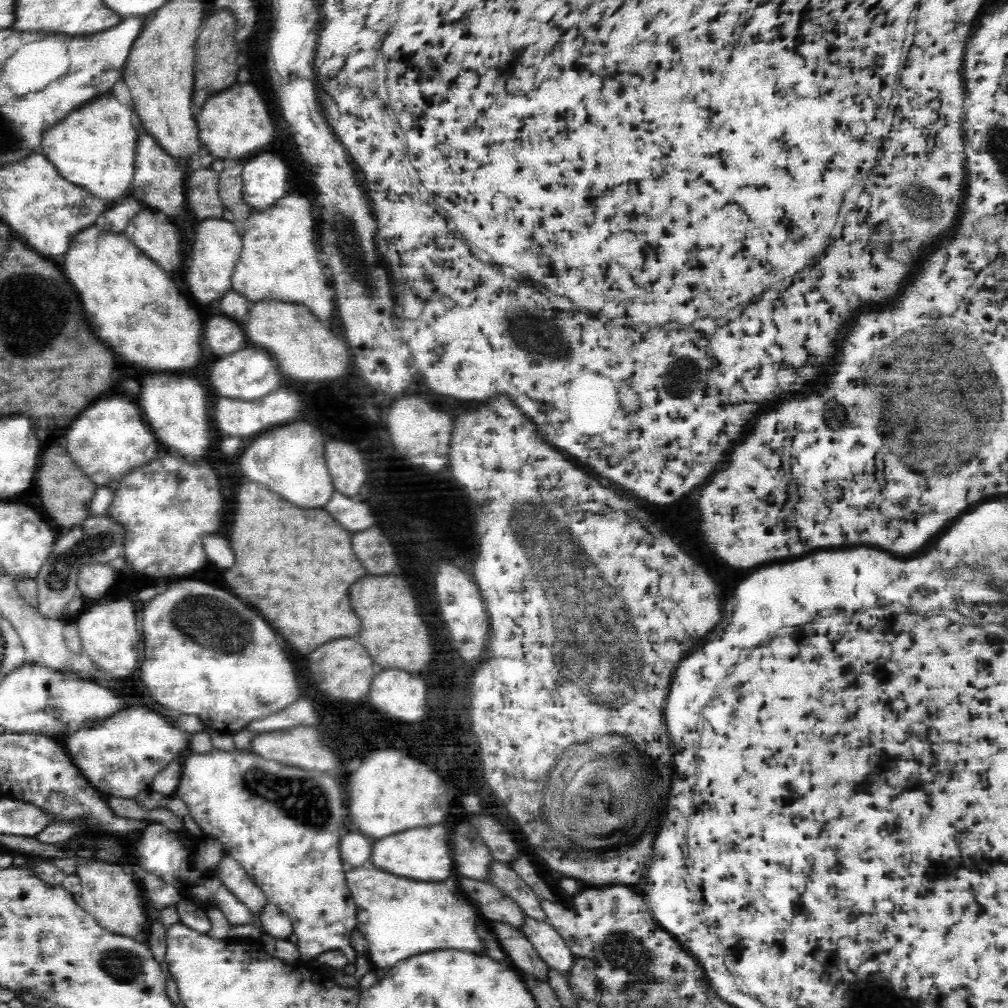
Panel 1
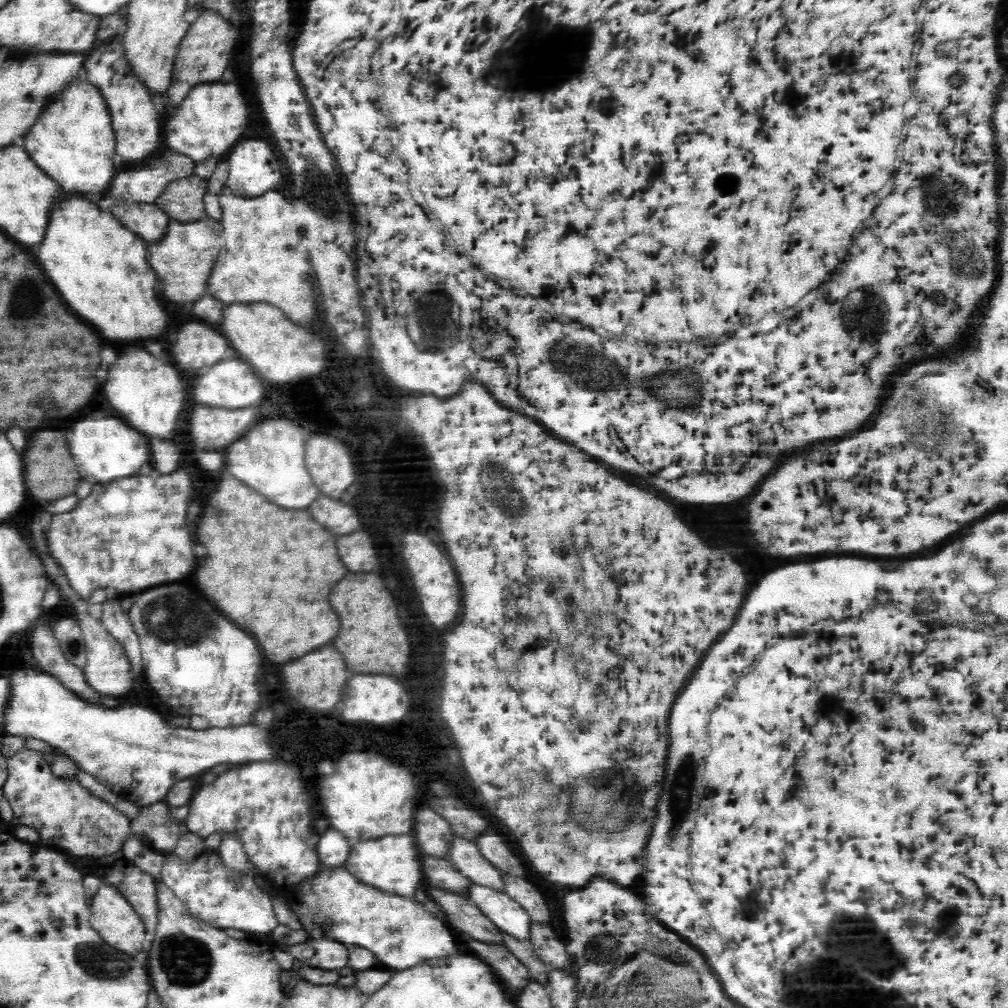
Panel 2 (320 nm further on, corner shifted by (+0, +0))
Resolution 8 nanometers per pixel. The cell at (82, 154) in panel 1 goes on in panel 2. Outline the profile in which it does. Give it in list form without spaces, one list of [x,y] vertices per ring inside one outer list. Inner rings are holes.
[[[80,70],[78,78],[66,90],[56,92],[40,112],[32,130],[18,141],[24,150],[64,192],[82,193],[90,198],[110,187],[114,176],[114,132],[106,102],[96,86],[86,80],[86,71]]]

